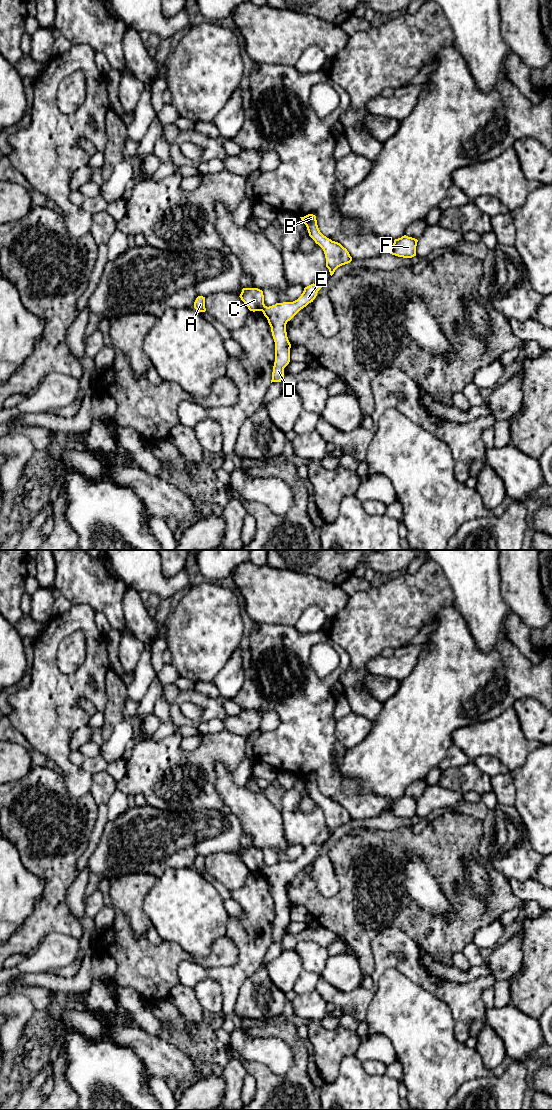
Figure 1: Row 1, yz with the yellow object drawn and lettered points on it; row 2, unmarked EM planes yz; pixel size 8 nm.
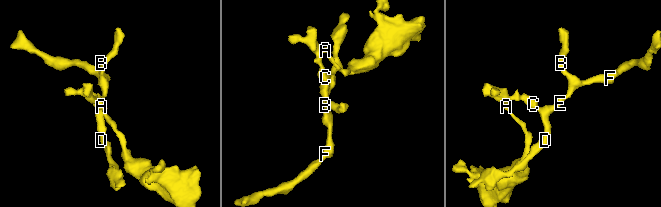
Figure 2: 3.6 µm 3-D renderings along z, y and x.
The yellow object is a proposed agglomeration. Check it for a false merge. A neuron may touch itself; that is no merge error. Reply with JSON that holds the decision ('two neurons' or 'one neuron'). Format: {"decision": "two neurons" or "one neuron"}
{"decision": "two neurons"}

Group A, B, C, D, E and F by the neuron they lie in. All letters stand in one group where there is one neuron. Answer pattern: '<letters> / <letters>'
A C / B D E F

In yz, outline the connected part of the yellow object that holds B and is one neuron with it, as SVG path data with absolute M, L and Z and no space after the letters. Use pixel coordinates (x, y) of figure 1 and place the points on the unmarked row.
M308 774L300 778L306 785L309 796L323 809L326 818L326 827L329 829L331 836L338 827L352 821L352 817L346 808L320 792L315 775Z

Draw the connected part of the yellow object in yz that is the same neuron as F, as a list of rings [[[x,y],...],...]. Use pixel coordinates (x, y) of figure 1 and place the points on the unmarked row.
[[[404,795],[401,798],[395,799],[392,807],[384,812],[389,812],[398,817],[412,818],[416,816],[417,802],[417,799]]]

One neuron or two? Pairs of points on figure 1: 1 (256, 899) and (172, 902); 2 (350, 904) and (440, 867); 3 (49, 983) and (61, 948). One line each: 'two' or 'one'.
1: two
2: one
3: two

